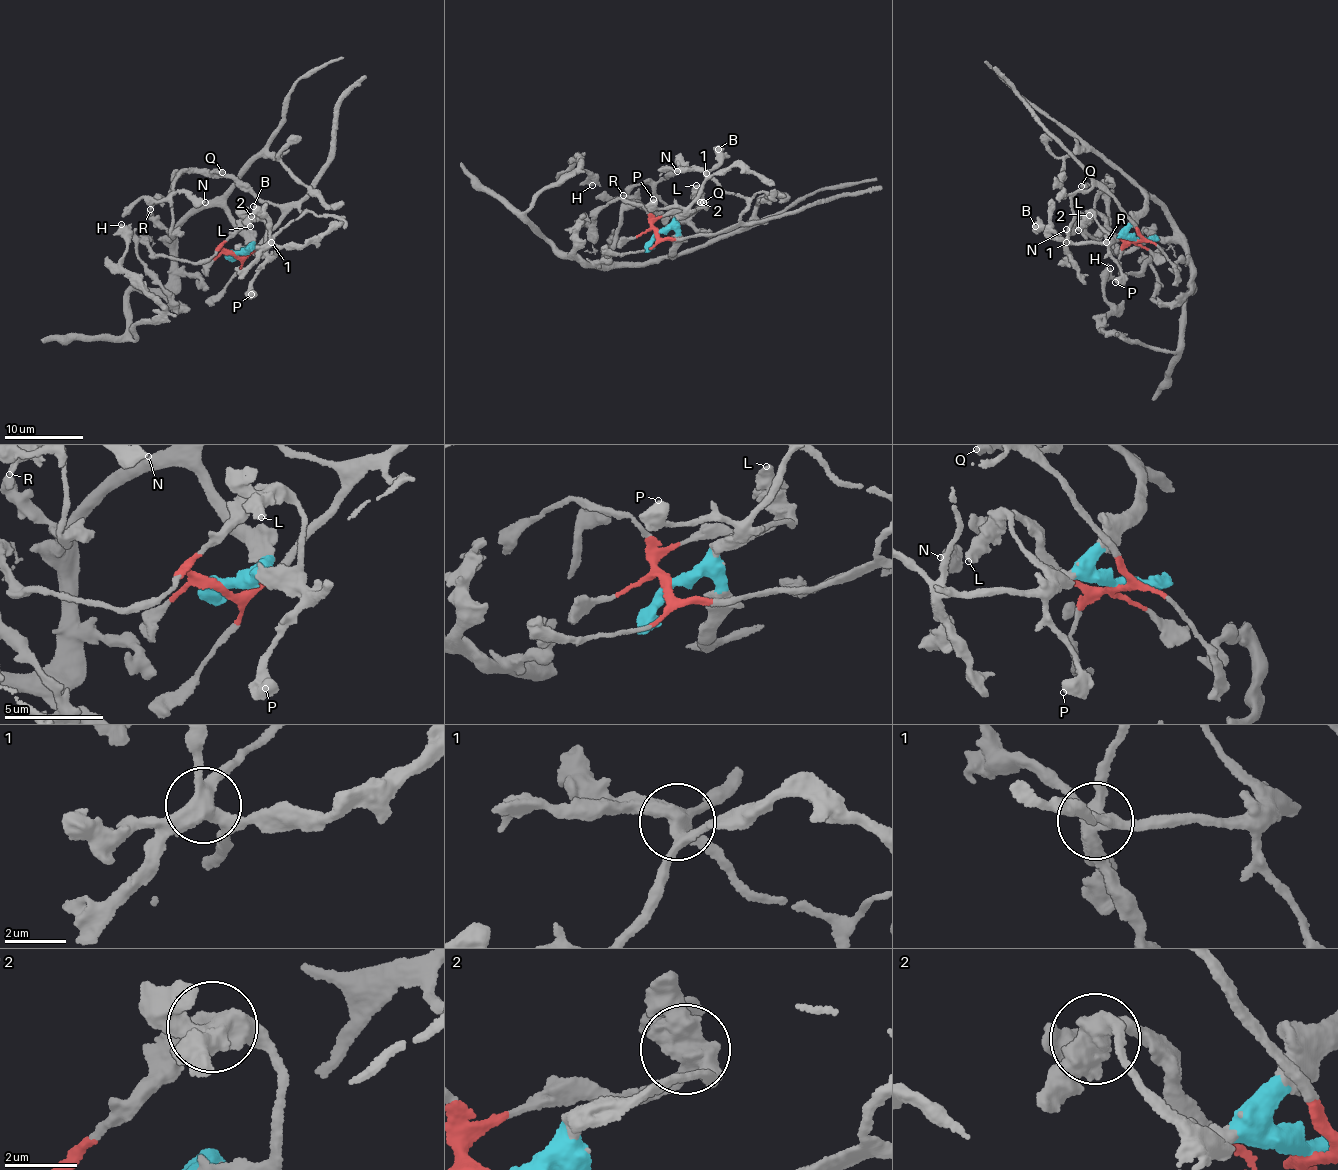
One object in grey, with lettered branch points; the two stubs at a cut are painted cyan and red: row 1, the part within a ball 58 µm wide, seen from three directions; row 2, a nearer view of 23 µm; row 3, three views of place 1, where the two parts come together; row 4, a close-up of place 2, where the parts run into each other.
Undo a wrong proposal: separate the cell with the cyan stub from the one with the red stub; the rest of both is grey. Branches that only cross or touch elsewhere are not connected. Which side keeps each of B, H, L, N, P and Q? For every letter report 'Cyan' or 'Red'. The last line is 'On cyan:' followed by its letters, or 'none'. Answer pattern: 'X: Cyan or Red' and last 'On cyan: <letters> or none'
B: Cyan
H: Cyan
L: Red
N: Red
P: Cyan
Q: Red
On cyan: B, H, P

